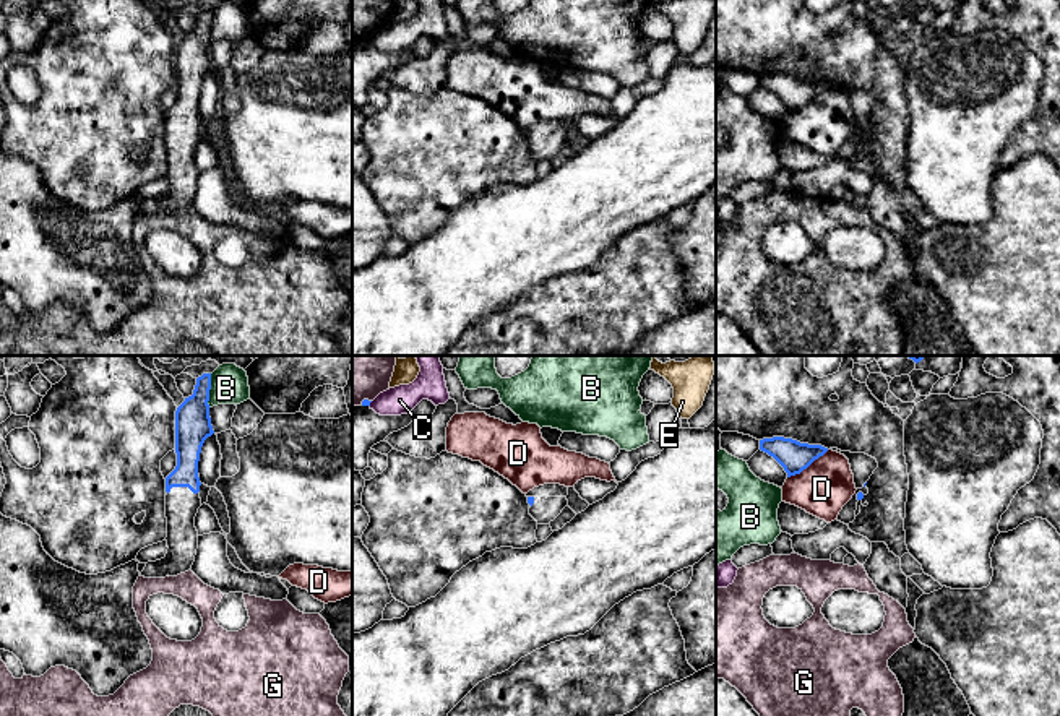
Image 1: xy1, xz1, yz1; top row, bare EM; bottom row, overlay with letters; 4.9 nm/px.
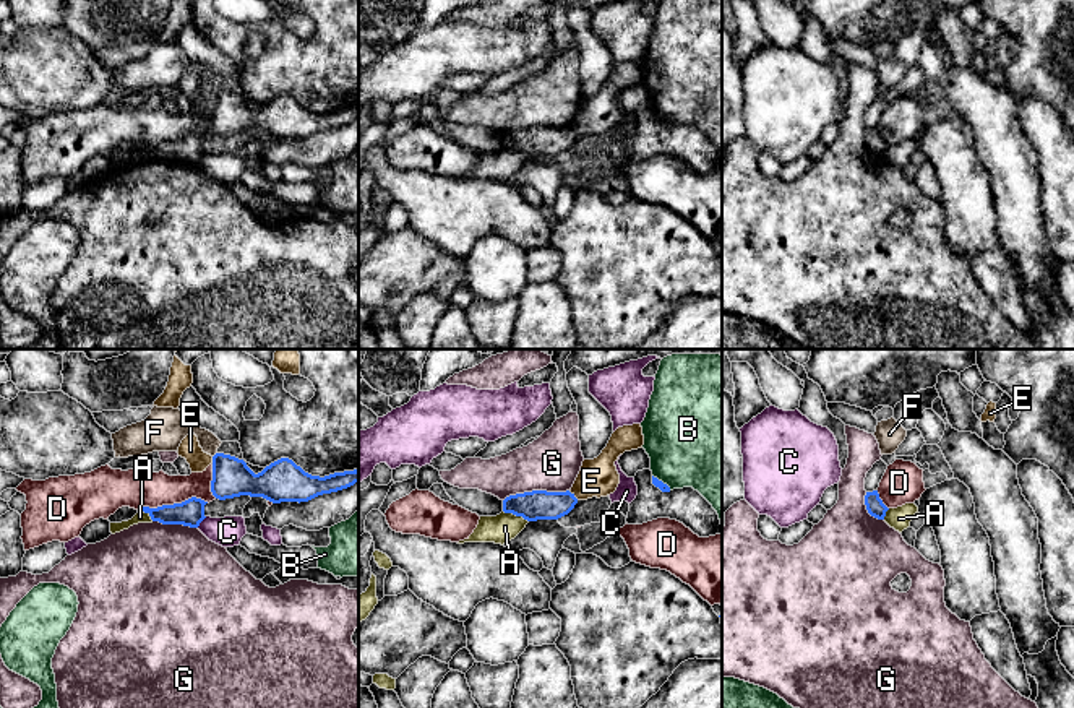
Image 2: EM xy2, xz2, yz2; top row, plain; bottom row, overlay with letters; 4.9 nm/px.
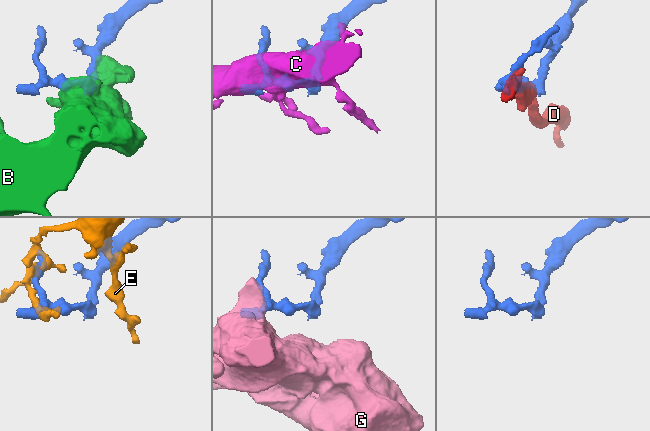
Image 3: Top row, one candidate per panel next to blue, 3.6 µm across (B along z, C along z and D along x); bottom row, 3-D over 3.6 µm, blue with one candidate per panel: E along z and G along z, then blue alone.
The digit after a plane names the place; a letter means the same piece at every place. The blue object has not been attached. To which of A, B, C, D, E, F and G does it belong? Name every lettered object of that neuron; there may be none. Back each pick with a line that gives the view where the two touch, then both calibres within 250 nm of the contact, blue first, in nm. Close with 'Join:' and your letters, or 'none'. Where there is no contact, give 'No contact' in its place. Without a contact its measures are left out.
Join: none

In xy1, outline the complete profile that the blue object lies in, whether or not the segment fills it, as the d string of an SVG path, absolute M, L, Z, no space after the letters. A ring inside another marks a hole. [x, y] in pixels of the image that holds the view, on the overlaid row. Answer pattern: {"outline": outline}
{"outline": "M203 373L196 378L193 395L175 411L175 453L177 466L166 477L166 518L167 518L167 554L164 559L148 563L138 563L140 576L166 578L177 576L192 570L198 549L198 531L195 528L195 516L201 507L198 461L205 440L214 433L209 417L209 390L211 373Z"}

